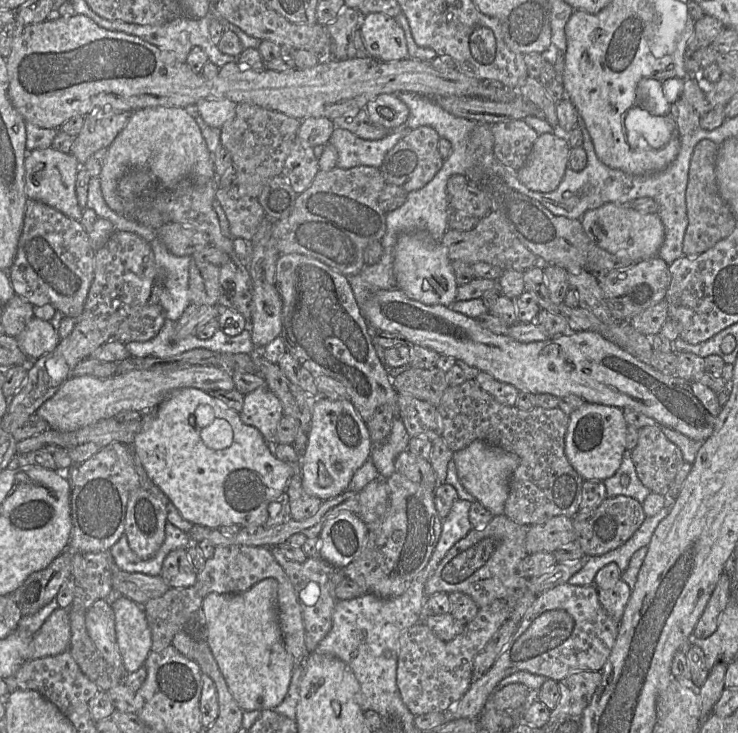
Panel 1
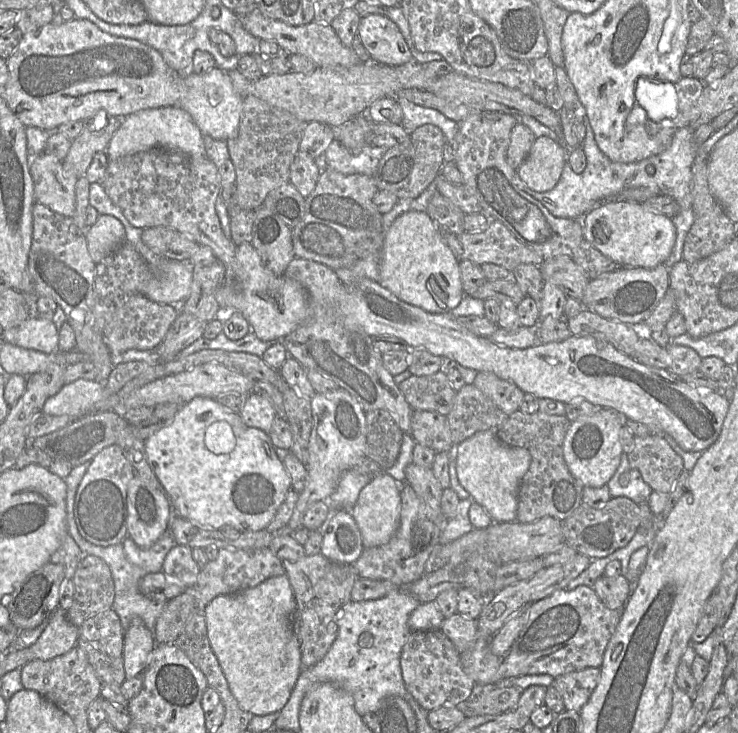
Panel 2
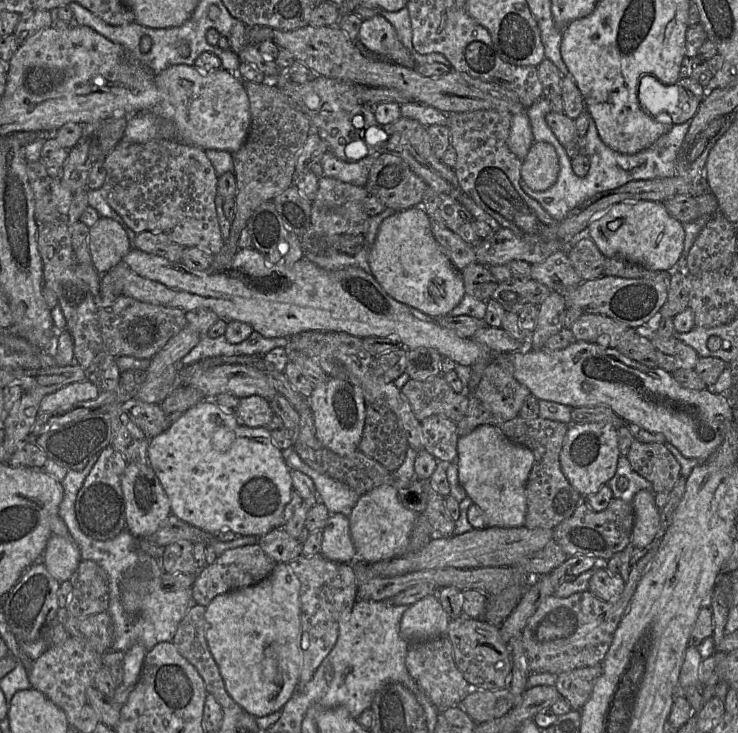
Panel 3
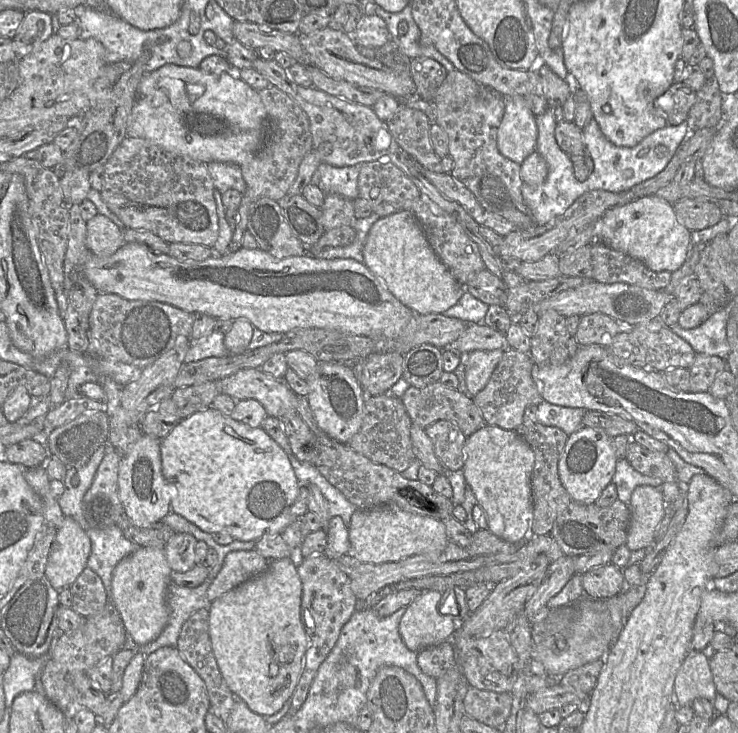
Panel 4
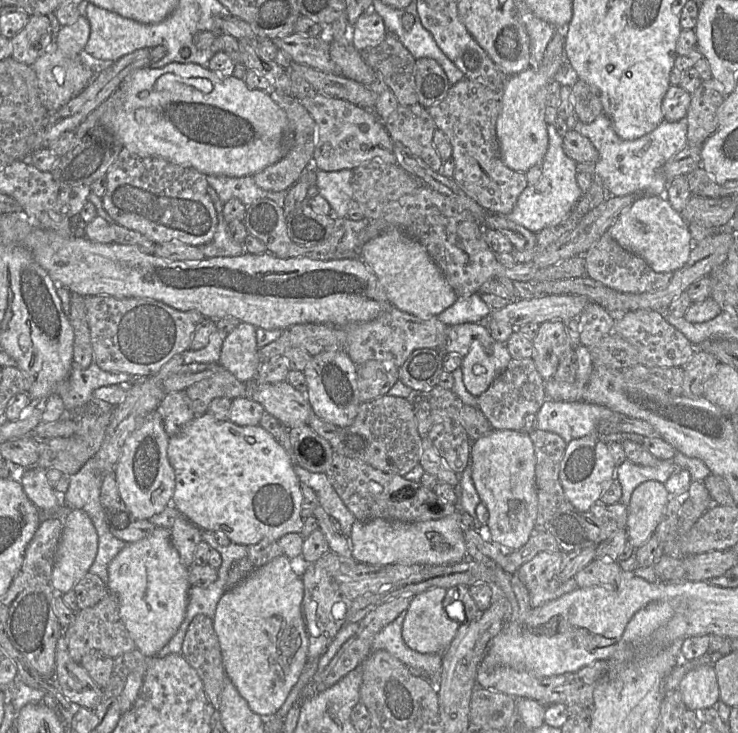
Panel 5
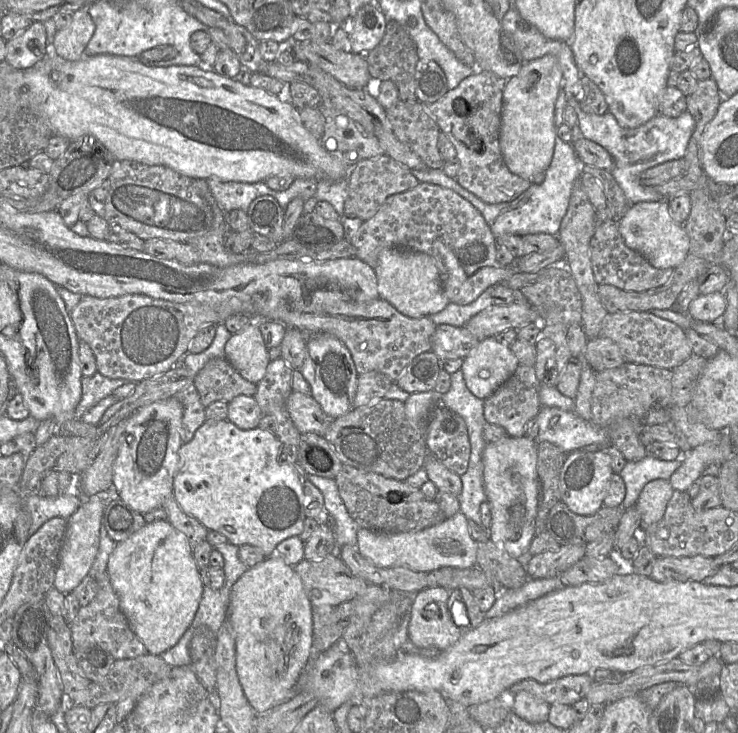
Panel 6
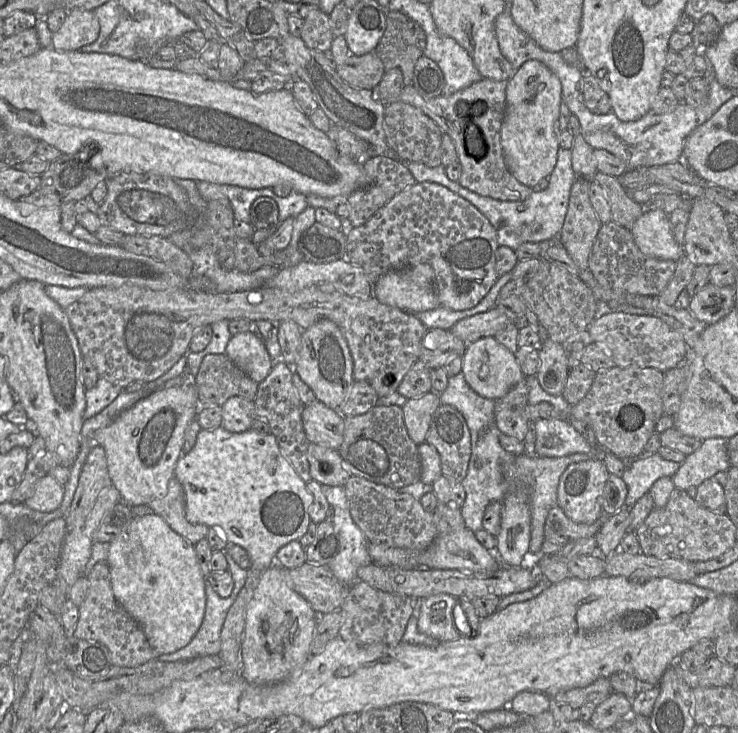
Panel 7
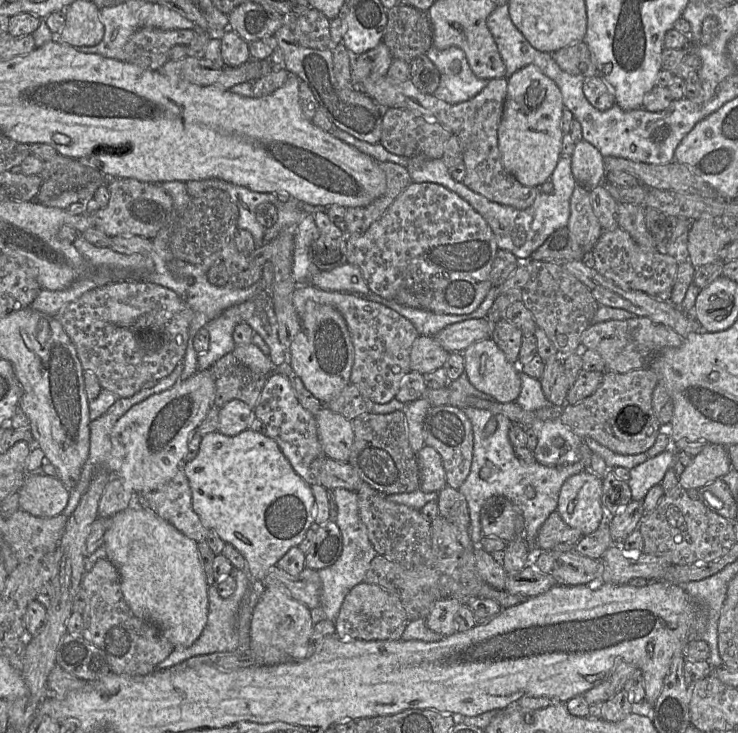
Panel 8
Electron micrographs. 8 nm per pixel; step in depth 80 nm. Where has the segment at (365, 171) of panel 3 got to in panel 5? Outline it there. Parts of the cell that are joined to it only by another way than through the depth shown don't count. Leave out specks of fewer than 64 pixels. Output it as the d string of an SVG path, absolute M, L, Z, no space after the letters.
M352 169L316 172L318 192L330 204L334 218L347 217L349 203L353 199L352 178Z

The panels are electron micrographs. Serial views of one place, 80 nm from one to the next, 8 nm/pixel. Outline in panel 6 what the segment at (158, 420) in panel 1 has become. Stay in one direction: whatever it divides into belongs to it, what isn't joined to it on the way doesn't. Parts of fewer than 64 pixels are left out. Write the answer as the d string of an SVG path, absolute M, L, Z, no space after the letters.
M206 420L195 432L193 439L182 444L179 449L178 469L173 479L173 497L187 515L199 521L208 530L215 530L223 534L228 542L241 546L244 544L258 547L266 558L275 554L276 546L283 540L299 536L304 529L305 516L305 495L303 492L302 478L295 471L294 467L285 460L282 444L275 434L258 427L250 430L242 430L233 423L226 420Z

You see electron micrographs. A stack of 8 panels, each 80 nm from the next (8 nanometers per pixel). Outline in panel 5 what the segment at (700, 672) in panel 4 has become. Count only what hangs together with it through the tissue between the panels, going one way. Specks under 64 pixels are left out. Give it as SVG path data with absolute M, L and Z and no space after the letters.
M712 663L698 665L682 678L679 687L687 709L703 711L720 700L719 685Z

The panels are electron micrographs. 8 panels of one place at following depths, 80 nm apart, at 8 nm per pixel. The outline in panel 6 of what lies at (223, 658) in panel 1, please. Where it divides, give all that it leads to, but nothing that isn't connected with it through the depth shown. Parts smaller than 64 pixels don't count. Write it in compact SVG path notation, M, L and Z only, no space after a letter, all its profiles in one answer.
M277 554L248 568L231 588L227 621L235 633L239 682L254 712L257 715L263 714L289 700L294 695L297 680L307 665L313 638L311 602L294 568Z

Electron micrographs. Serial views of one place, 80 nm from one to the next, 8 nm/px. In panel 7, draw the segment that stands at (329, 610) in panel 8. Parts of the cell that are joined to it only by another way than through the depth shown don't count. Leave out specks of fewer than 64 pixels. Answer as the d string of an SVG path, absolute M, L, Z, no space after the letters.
M321 485L329 506L329 519L339 540L339 552L329 567L333 575L344 585L352 586L360 567L372 563L368 553L369 541L353 521L344 487Z

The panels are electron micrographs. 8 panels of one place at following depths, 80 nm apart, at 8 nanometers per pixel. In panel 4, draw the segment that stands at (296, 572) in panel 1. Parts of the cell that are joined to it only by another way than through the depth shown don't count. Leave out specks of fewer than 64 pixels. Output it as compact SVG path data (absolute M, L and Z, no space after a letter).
M325 554L303 558L297 565L297 572L303 586L301 620L309 639L309 646L304 656L298 684L291 697L288 711L290 715L297 713L304 704L319 666L335 646L343 626L357 610L358 602L348 576Z

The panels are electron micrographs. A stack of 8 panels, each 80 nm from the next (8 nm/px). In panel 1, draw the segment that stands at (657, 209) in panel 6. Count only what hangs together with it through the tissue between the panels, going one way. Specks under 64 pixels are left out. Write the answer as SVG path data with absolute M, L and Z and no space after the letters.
M606 203L586 211L580 218L591 243L633 263L658 255L664 241L664 226L657 213L641 213L629 204Z

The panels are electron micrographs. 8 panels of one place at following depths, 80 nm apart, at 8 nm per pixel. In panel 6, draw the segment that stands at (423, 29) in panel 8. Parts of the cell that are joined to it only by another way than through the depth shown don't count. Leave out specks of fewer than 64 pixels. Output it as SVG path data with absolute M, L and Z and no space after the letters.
M394 20L387 21L385 34L380 43L368 53L365 53L365 57L368 63L368 69L371 77L375 78L373 82L380 82L391 80L394 82L399 91L399 99L401 101L417 101L415 89L415 69L416 64L419 61L417 54L417 46L413 39L410 37L406 29Z

